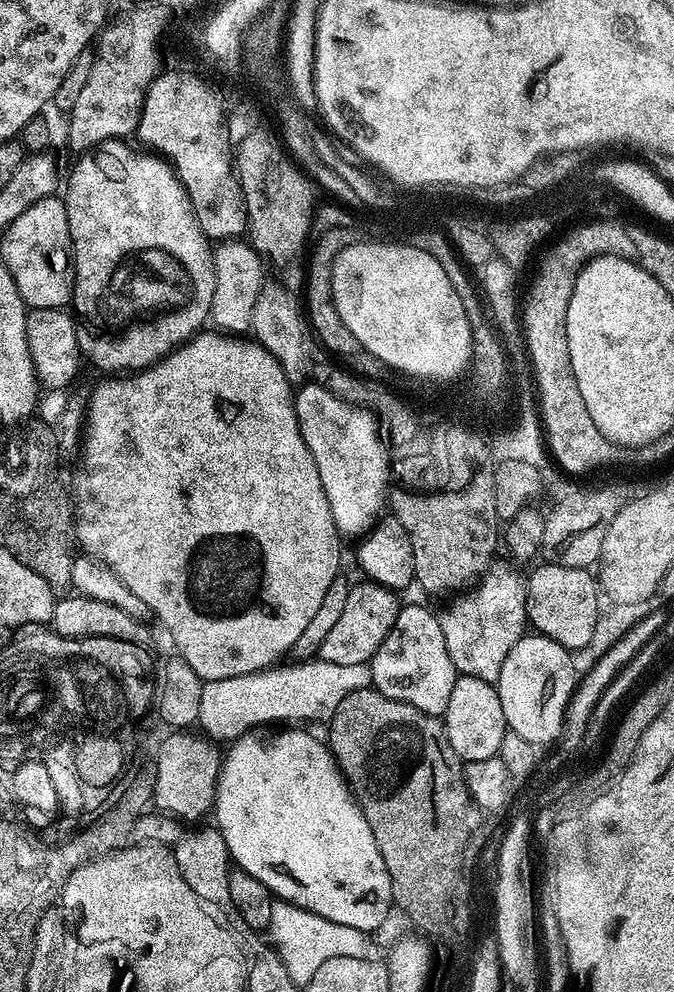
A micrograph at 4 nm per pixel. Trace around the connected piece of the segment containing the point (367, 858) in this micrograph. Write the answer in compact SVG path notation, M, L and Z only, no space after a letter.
M303 727L285 728L288 728L285 732L268 737L259 736L261 733L253 730L231 741L229 748L232 749L223 753L220 776L216 779L215 827L225 839L235 867L258 878L273 897L330 922L375 933L394 905L390 874L386 862L382 862L378 842L374 842L370 822L366 822L327 743L321 737L319 740L303 732L300 729Z

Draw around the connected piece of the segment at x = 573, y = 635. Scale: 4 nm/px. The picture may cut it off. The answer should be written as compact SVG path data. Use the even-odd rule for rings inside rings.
M545 563L539 567L526 576L528 624L536 627L533 629L539 635L550 638L569 650L586 646L593 637L595 623L602 615L602 596L598 591L597 577L586 568Z

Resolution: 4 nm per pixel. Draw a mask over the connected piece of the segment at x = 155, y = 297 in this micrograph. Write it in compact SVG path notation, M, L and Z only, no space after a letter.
M123 139L105 140L91 150L85 151L80 161L72 168L72 173L67 173L66 188L68 193L63 193L62 199L66 206L68 225L72 235L72 259L74 261L74 283L72 286L71 307L74 309L76 333L80 343L83 359L88 360L96 368L105 368L105 373L120 374L125 370L143 370L164 359L169 352L179 348L185 340L192 339L197 332L205 327L204 319L208 316L212 304L216 300L216 261L214 248L209 237L205 236L196 217L196 211L188 197L188 191L176 175L176 169L167 159L153 154L148 150L135 152Z

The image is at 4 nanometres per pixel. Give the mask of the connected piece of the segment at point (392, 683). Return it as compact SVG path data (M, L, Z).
M405 603L394 622L392 632L378 646L370 661L372 687L398 702L406 702L428 716L443 717L450 706L450 693L458 675L454 662L446 650L446 638L442 638L440 617L420 604Z

